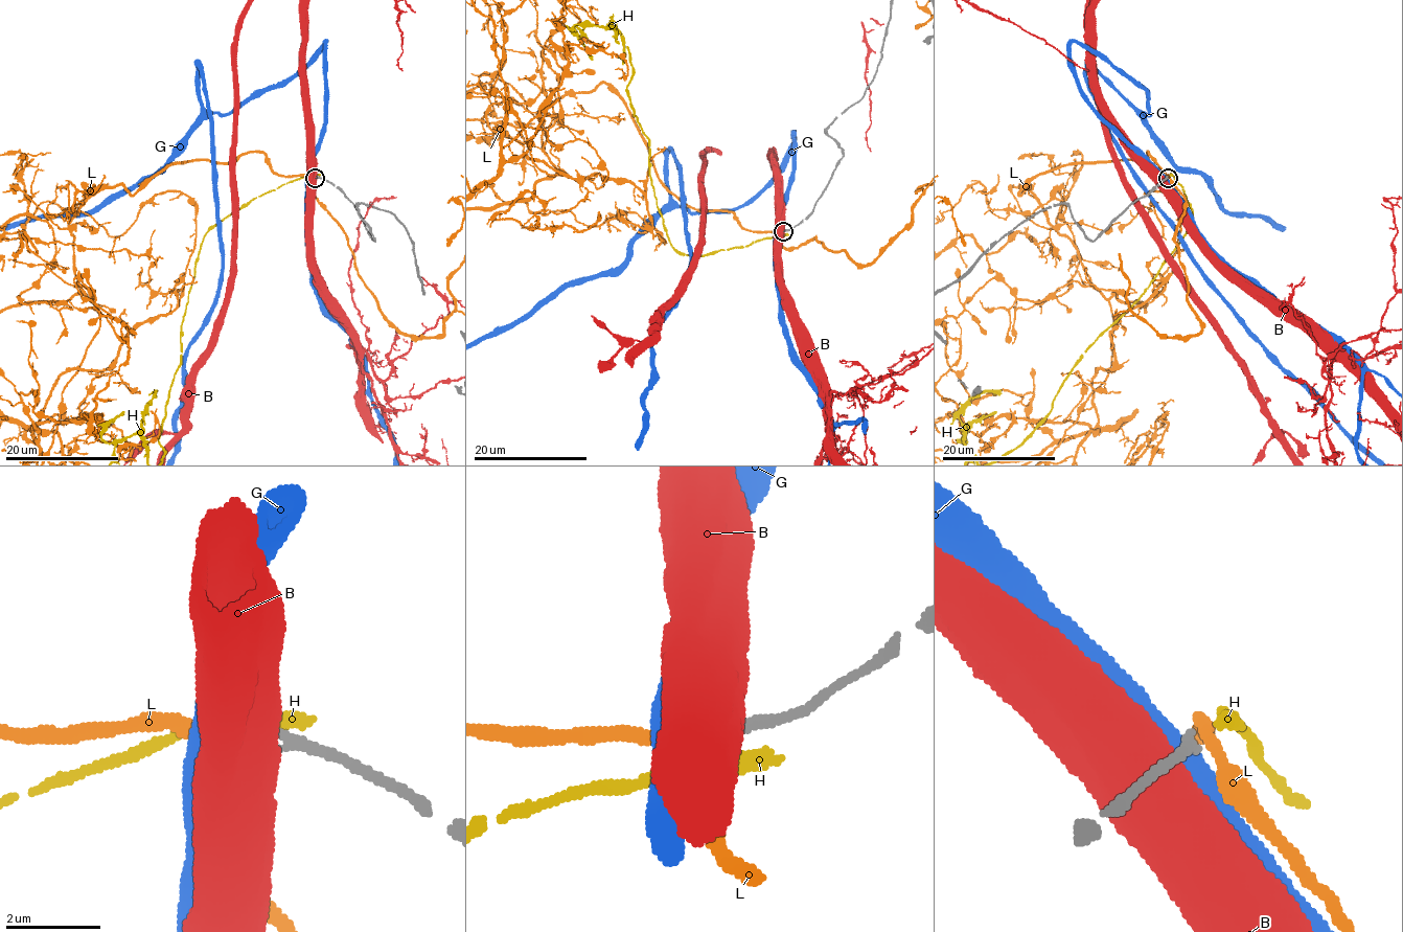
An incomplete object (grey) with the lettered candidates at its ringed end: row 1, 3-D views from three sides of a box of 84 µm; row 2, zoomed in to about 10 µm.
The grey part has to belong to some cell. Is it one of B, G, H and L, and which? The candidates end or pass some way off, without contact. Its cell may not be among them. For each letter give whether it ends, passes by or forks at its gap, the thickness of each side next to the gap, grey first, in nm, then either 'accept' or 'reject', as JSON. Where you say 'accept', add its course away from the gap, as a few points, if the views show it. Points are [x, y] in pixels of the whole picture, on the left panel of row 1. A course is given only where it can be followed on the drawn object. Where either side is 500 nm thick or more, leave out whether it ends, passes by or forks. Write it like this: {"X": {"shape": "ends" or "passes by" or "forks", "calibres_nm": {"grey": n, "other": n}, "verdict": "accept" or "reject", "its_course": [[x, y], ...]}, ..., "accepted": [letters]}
{"B": {"calibres_nm": {"grey": 200, "other": 750}, "verdict": "reject"}, "G": {"calibres_nm": {"grey": 200, "other": 550}, "verdict": "reject"}, "H": {"shape": "ends", "calibres_nm": {"grey": 200, "other": 400}, "verdict": "reject"}, "L": {"shape": "passes by", "calibres_nm": {"grey": 200, "other": 400}, "verdict": "reject"}, "accepted": []}

